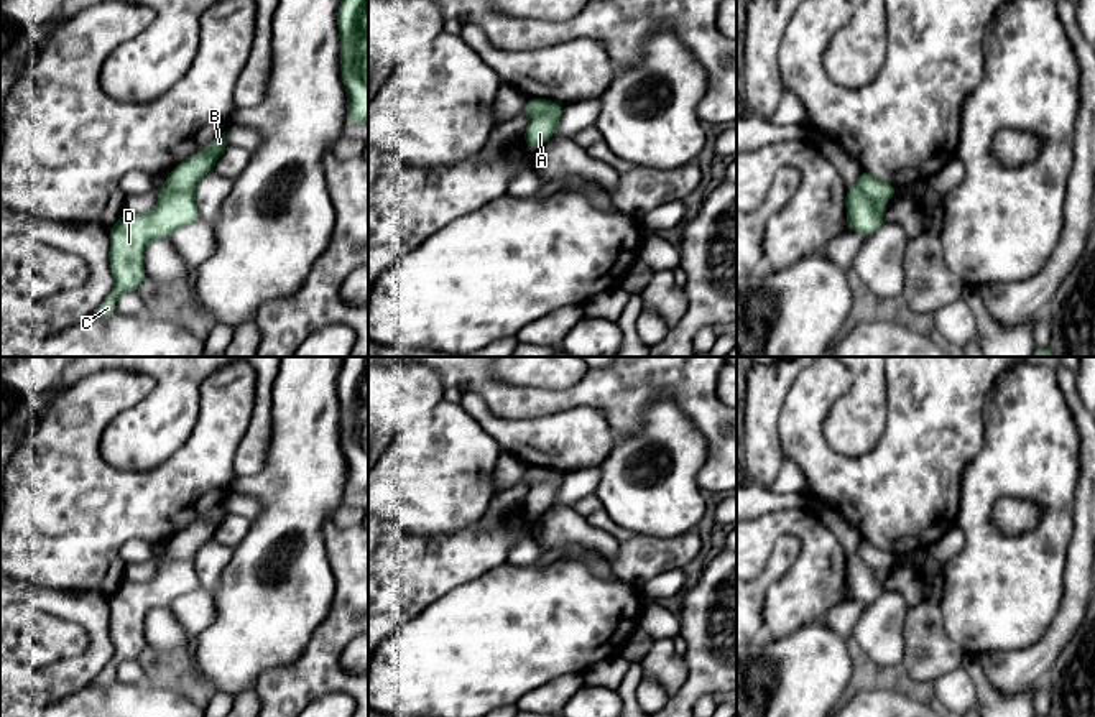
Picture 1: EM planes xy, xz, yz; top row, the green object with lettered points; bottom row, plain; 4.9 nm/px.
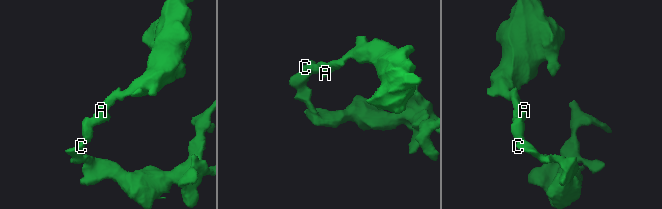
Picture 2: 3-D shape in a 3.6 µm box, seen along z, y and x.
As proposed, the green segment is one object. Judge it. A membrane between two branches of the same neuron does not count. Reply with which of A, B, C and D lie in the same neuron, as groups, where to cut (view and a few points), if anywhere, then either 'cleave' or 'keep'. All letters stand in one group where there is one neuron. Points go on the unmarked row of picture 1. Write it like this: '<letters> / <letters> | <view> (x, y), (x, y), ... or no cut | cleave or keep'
A B / C D | xz (530, 484), (556, 482), (559, 485) | cleave

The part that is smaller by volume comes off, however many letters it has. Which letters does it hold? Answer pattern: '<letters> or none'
C, D

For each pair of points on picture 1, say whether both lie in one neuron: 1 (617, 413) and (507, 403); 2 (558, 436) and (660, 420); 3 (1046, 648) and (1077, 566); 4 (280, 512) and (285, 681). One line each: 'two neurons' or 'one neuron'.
1: one neuron
2: two neurons
3: one neuron
4: two neurons

